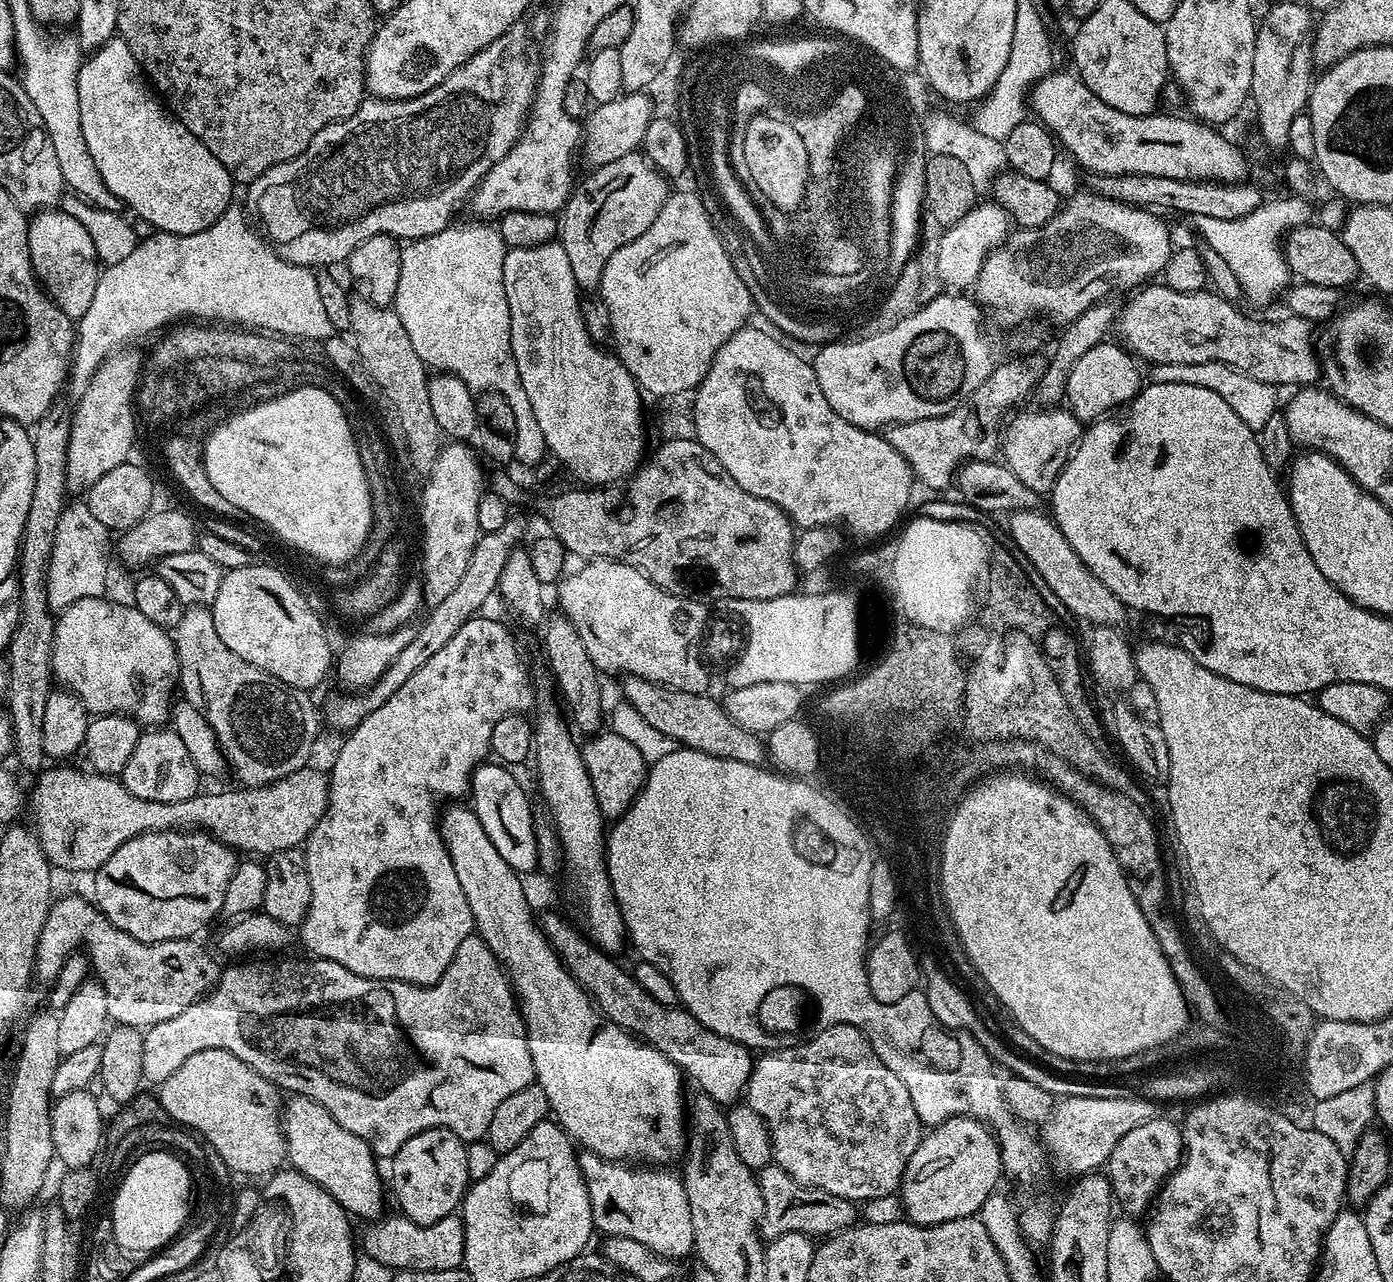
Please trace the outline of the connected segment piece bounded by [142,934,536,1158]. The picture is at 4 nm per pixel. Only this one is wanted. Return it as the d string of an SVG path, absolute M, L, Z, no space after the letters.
M469 934L462 946L458 946L458 950L454 953L454 958L450 962L450 966L446 966L446 970L442 974L442 978L438 978L436 984L407 984L401 980L375 980L374 978L366 978L354 974L354 970L346 970L346 966L338 966L338 962L330 962L329 960L321 960L319 958L307 958L308 960L252 960L249 964L232 964L228 969L221 971L216 978L216 984L212 991L207 992L205 996L201 996L199 1000L195 1000L190 1006L186 1006L186 1010L182 1010L182 1014L174 1014L174 1018L166 1018L166 1022L158 1022L153 1028L144 1032L144 1041L142 1042L142 1074L145 1081L149 1085L159 1086L163 1084L166 1078L170 1078L170 1074L174 1074L174 1070L178 1070L178 1066L182 1066L182 1062L186 1062L186 1058L190 1058L190 1054L198 1054L202 1050L226 1050L230 1054L234 1054L238 1058L242 1058L242 1062L246 1062L254 1070L258 1070L258 1074L262 1074L266 1079L271 1080L277 1089L283 1090L288 1094L305 1096L314 1102L318 1102L318 1106L322 1106L334 1118L334 1122L338 1122L338 1126L342 1126L346 1130L350 1130L350 1134L358 1134L358 1138L362 1138L362 1142L366 1142L366 1146L370 1146L370 1150L378 1158L391 1158L395 1156L398 1150L402 1150L402 1146L406 1142L410 1142L410 1138L414 1138L414 1134L422 1134L422 1130L430 1130L431 1128L445 1128L454 1134L458 1134L458 1138L462 1138L466 1142L473 1140L482 1140L487 1137L488 1127L490 1126L490 1118L494 1118L494 1110L498 1110L506 1098L510 1098L510 1094L518 1094L518 1090L522 1090L526 1086L530 1086L536 1079L536 1071L534 1070L534 1062L530 1056L530 1046L528 1045L528 1035L526 1034L526 1026L524 1019L520 1013L520 1005L516 1002L516 993L512 991L512 984L508 980L508 973L504 971L502 965L498 962L498 958L490 950L490 946L486 946L486 942L478 934Z

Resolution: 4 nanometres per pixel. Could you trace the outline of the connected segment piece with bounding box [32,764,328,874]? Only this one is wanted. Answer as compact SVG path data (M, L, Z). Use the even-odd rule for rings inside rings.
M310 764L305 765L303 768L294 770L294 774L286 774L286 778L275 780L273 784L262 784L259 788L240 786L237 787L237 792L207 792L207 790L204 790L195 796L186 798L186 802L146 802L146 798L138 798L138 794L130 794L130 790L126 790L123 779L115 776L102 776L100 773L93 771L79 772L76 768L52 768L49 772L41 771L39 773L41 776L37 778L36 785L32 788L32 816L36 819L34 828L40 837L40 845L46 854L48 863L52 865L53 869L60 870L60 868L65 868L68 872L95 873L97 868L104 865L106 858L110 858L110 854L114 854L114 850L118 850L118 846L130 842L130 838L141 836L147 832L171 832L173 830L199 830L206 832L209 836L213 836L215 840L222 841L223 844L228 845L233 850L239 850L241 853L244 851L244 854L255 854L260 858L267 858L274 855L278 850L301 847L307 841L308 835L312 833L314 826L321 820L322 814L328 809L328 776L325 771L323 773L312 767L313 765Z

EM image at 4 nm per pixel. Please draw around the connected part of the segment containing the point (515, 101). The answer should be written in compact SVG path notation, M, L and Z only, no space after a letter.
M523 23L514 25L506 34L494 38L490 46L478 50L474 58L470 58L458 70L454 70L438 86L426 90L426 94L415 96L409 100L378 100L375 98L365 99L360 109L352 116L344 120L334 122L318 134L306 146L302 154L298 154L293 160L282 162L278 166L270 166L266 174L254 178L251 184L247 185L248 200L252 203L252 208L256 211L256 216L260 219L259 227L269 244L276 249L276 253L286 262L298 265L299 268L311 268L313 270L323 269L325 266L332 266L339 262L347 261L350 253L366 238L375 236L394 236L397 241L411 242L420 240L423 236L438 234L441 230L449 227L453 223L452 215L456 208L465 207L466 201L476 191L476 187L482 182L482 178L498 163L518 142L521 132L524 130L528 119L528 113L532 106L532 96L536 92L536 81L538 79L538 60L532 57L532 44L528 41L528 32L524 29Z

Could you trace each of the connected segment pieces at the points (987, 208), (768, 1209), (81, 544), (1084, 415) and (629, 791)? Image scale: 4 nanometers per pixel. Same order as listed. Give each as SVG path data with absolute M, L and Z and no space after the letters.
M995 202L977 203L966 218L958 218L958 222L944 228L944 237L940 239L938 250L938 266L936 275L941 285L952 290L968 290L976 283L976 276L982 270L984 259L991 254L993 248L1008 239L1010 235L1010 217L1001 204Z
M775 1162L759 1169L758 1179L764 1203L760 1234L765 1241L782 1238L782 1234L791 1232L801 1232L813 1238L827 1238L857 1223L858 1208L853 1201L838 1198L838 1194L826 1194L826 1190L808 1188L790 1178L790 1174L786 1174L786 1170L779 1168Z
M69 503L64 513L58 518L58 528L54 530L54 550L50 554L48 567L48 607L62 610L66 606L74 606L74 602L82 602L82 598L104 596L108 588L108 552L110 556L110 530L90 514L87 503Z
M1105 342L1094 346L1094 350L1082 354L1082 358L1074 362L1074 370L1070 370L1066 407L1081 422L1095 422L1109 415L1133 400L1142 387L1140 372L1136 369L1137 361L1131 352L1116 344Z
M604 730L583 741L582 751L586 762L586 774L590 774L590 786L594 786L594 798L598 798L598 810L605 821L615 822L626 814L628 807L636 801L636 795L644 789L644 777L650 764L644 760L637 746L619 737L614 731Z

